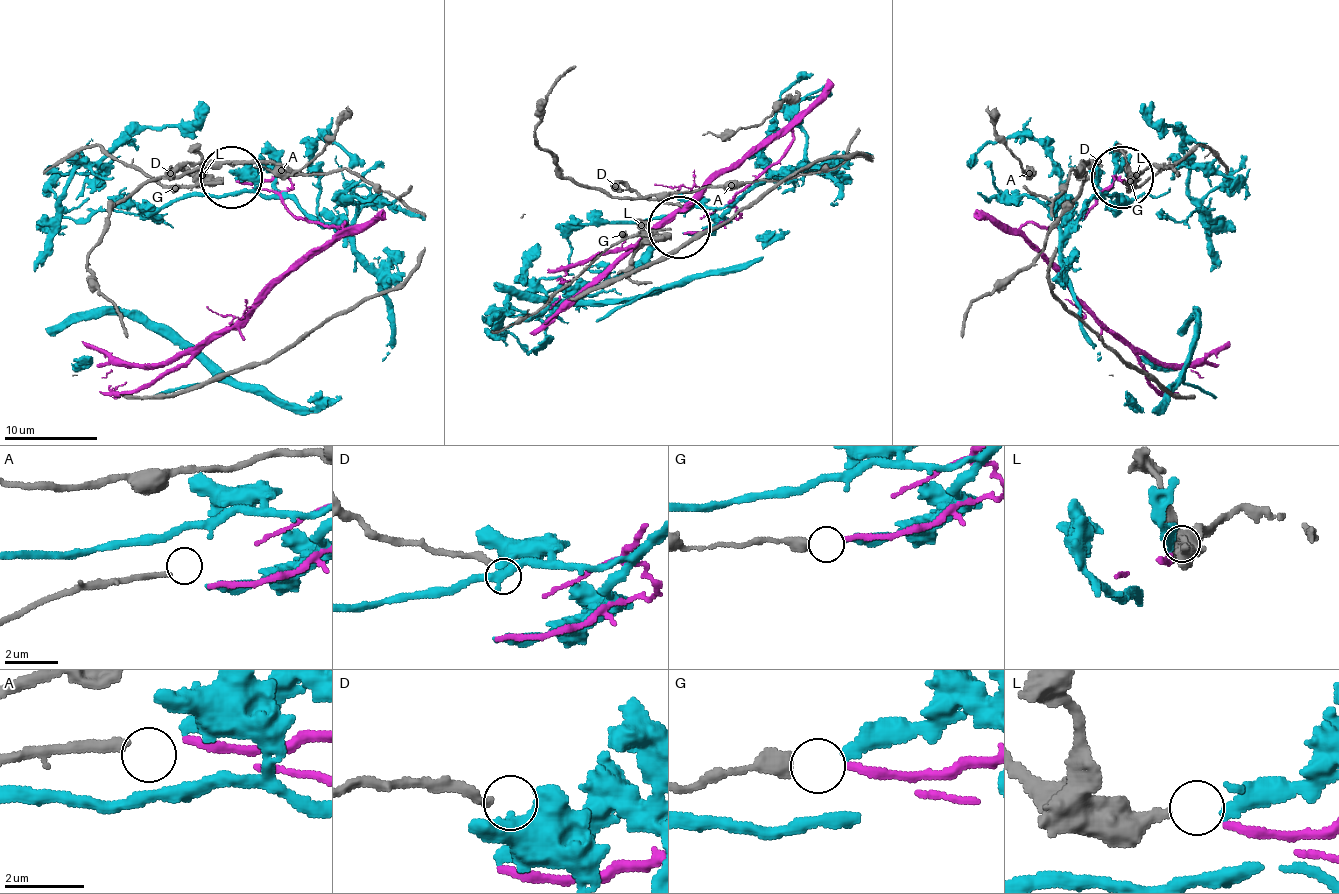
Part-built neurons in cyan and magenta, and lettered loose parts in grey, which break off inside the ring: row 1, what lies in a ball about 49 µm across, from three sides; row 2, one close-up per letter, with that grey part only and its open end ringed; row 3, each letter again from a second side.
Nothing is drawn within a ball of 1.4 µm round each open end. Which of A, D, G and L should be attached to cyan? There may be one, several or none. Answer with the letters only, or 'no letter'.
L

